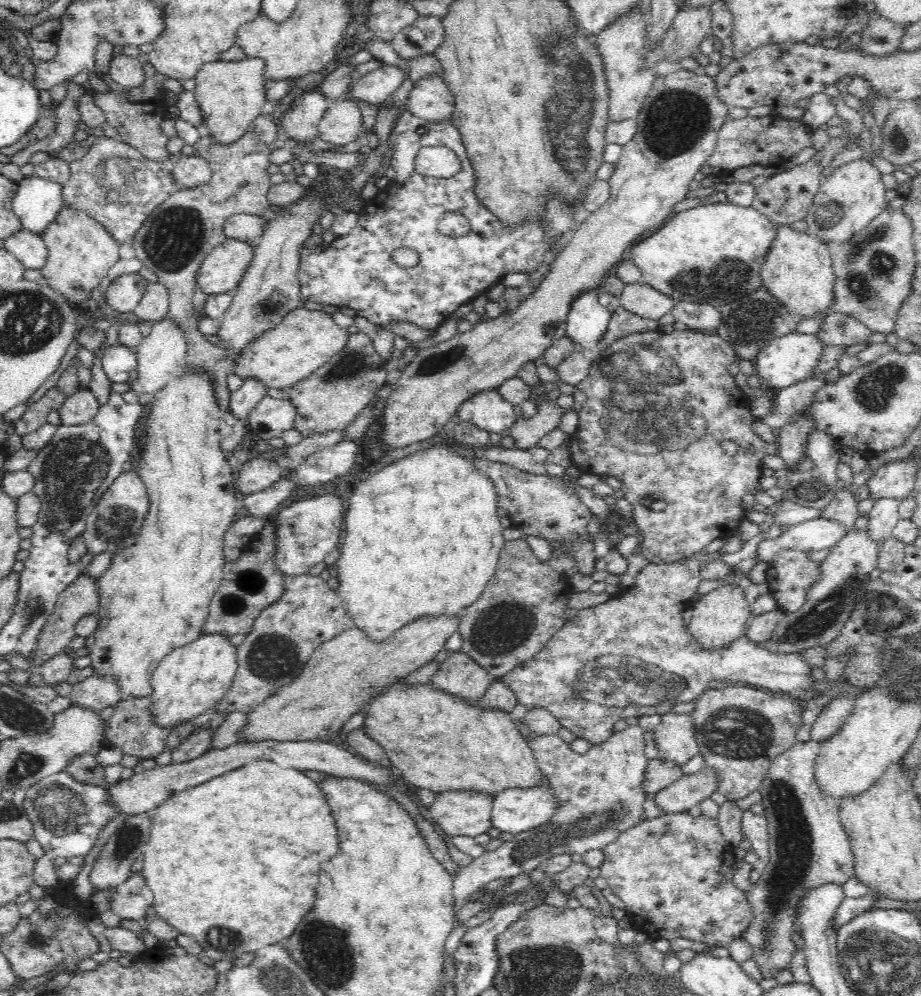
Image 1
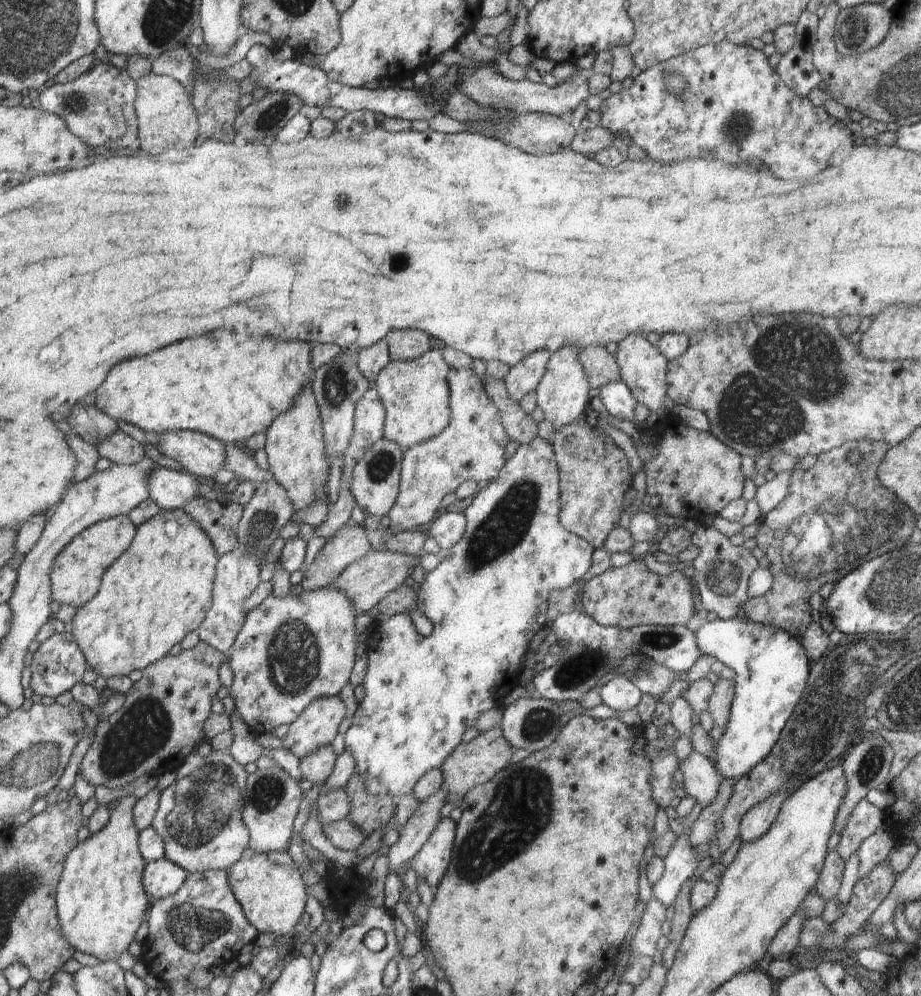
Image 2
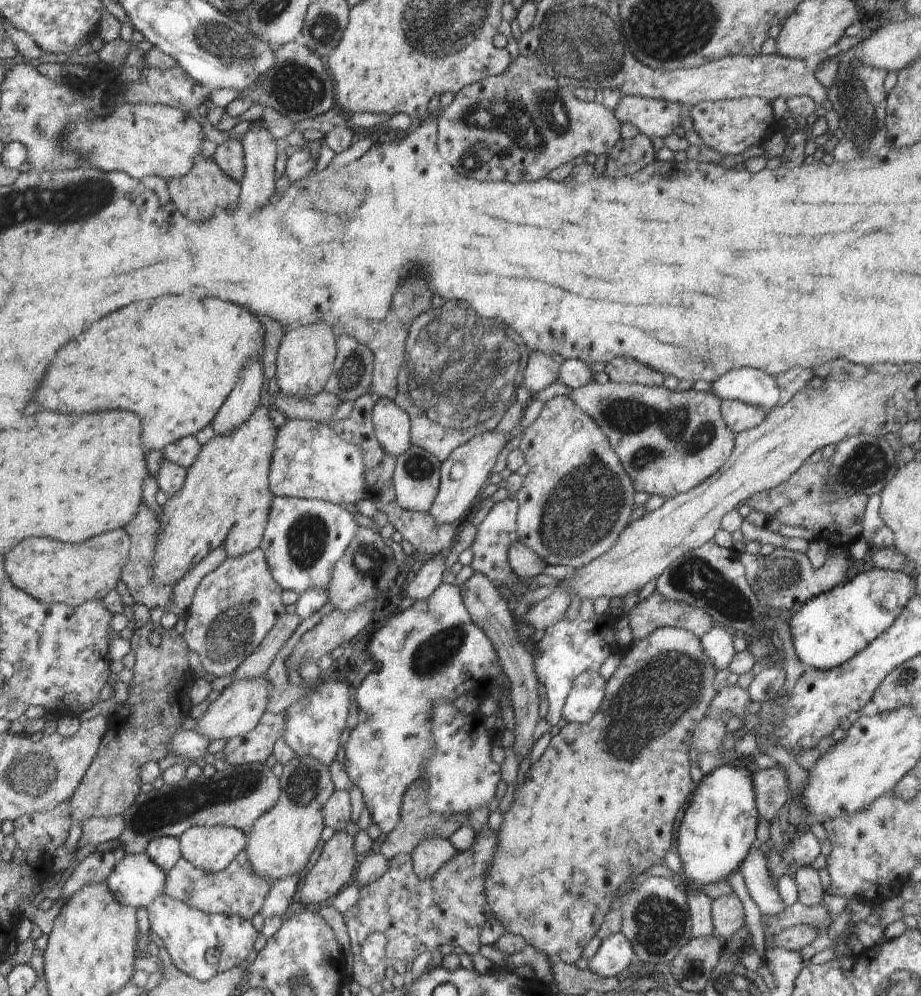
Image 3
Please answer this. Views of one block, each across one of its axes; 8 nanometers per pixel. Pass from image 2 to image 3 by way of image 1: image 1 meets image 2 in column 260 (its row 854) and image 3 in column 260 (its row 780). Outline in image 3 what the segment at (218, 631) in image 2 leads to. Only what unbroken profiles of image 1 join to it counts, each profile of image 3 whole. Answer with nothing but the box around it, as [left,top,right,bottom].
[183,547,287,678]

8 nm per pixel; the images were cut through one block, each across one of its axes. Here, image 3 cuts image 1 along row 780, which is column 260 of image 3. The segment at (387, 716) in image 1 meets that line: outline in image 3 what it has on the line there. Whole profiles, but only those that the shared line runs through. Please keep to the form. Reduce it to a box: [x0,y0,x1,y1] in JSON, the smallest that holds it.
[149,401,277,585]

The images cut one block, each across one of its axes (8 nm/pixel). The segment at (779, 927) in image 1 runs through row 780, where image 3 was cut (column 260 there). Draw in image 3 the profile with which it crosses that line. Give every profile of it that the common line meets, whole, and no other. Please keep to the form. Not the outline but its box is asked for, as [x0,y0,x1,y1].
[118,763,280,854]

